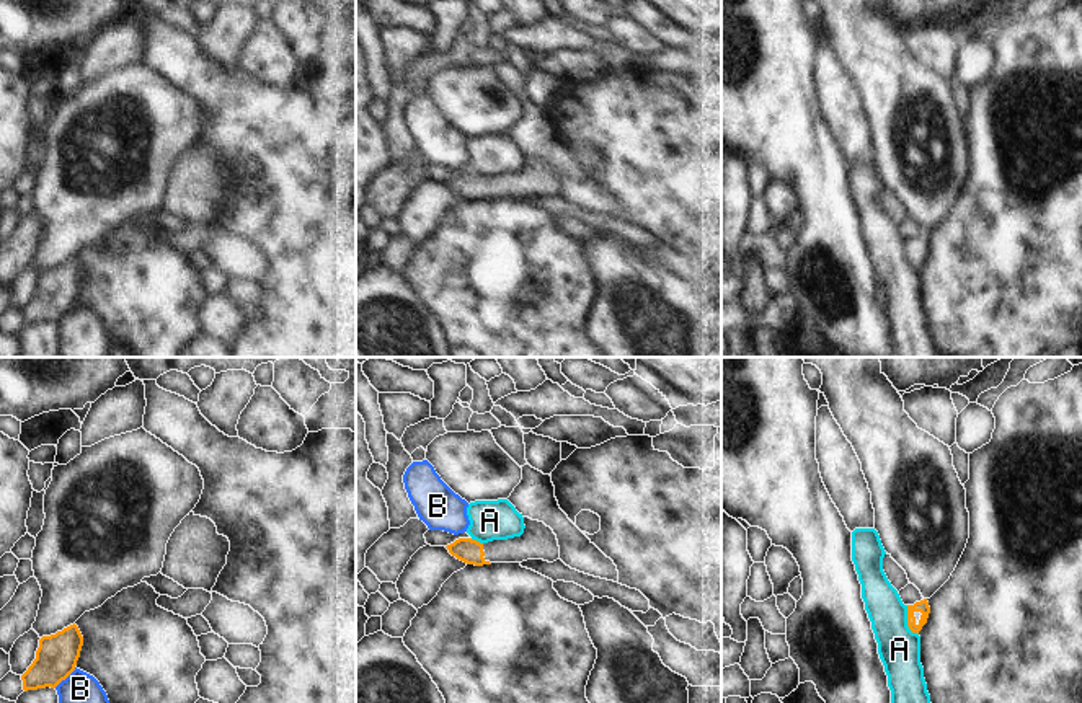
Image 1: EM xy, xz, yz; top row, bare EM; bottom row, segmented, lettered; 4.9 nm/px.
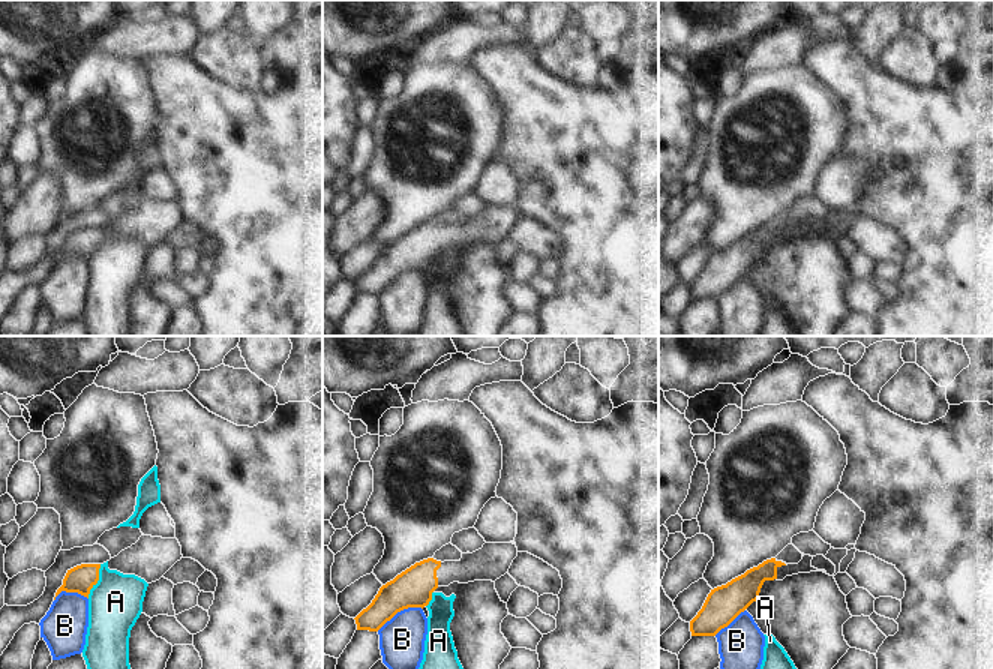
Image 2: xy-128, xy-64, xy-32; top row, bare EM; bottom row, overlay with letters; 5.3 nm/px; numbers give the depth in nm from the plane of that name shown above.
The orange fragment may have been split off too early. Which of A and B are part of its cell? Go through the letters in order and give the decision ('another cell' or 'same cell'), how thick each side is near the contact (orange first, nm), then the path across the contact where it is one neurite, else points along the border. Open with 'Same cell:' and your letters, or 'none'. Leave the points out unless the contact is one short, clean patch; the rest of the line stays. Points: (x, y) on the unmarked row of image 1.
Same cell: none
A: another cell | 60/200 nm | along yz (906, 240), (906, 260), (917, 269)
B: another cell | 200/260 nm

